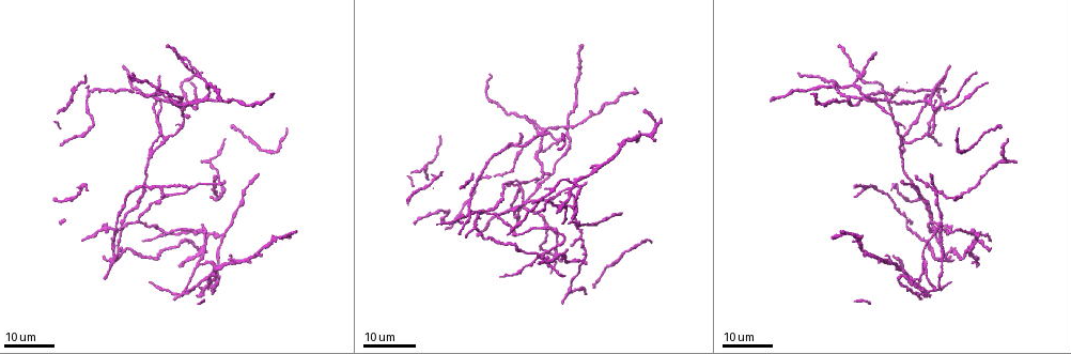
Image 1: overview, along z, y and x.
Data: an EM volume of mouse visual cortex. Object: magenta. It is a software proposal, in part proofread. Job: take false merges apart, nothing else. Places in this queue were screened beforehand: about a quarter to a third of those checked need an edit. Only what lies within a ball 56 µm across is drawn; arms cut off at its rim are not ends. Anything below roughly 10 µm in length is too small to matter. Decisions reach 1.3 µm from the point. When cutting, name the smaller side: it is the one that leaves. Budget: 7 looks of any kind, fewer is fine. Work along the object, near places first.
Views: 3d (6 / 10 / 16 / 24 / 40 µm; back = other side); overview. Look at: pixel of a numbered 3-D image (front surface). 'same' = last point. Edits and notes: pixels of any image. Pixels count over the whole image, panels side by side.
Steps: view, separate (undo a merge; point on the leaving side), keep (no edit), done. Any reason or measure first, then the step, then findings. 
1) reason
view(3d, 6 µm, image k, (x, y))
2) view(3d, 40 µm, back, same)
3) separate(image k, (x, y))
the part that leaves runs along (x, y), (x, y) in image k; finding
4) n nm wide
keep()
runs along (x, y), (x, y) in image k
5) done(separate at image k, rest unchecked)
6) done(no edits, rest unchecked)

a fork
view(3d, 24 µm, image 1, (854, 82))

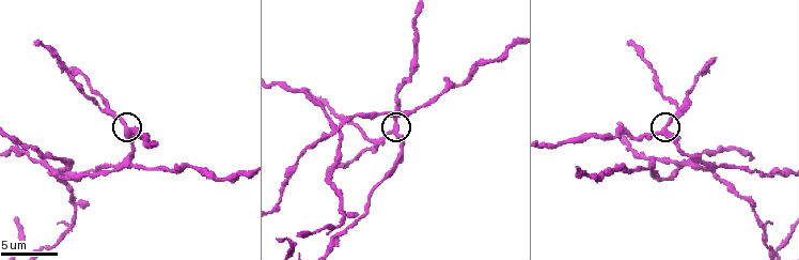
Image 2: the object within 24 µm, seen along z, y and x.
view(3d, 10 µm, image 2, (396, 125))

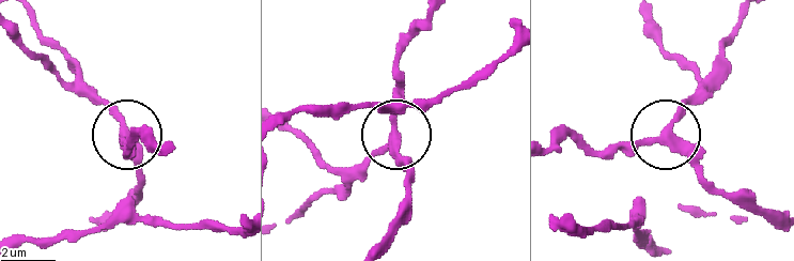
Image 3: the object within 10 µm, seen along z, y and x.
keep()
runs along (776, 219), (707, 184), (668, 136), (673, 122), (712, 83) in image 3; one cell here

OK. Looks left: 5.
three-way junction
view(3d, 10 µm, image 2, (324, 135))

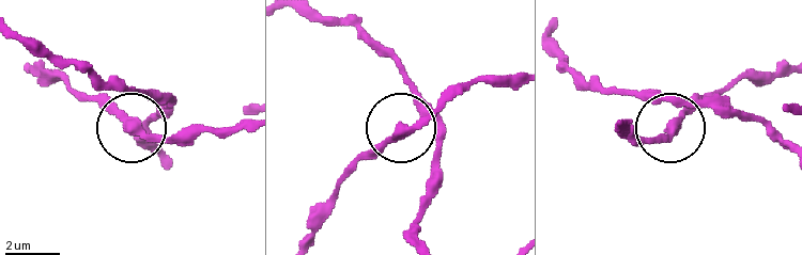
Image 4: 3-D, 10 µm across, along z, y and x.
3 arms
keep()
one cell here

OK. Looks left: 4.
three-way junction
view(3d, 16 µm, image 1, (149, 153))

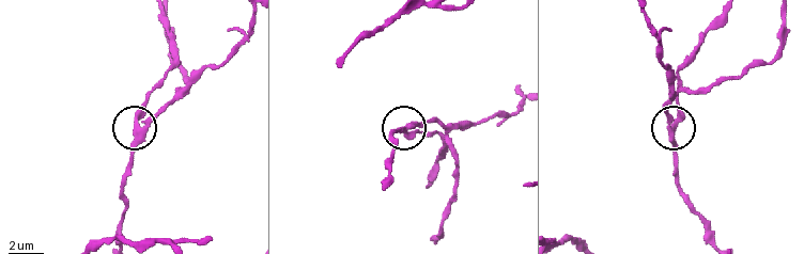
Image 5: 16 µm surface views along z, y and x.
closer look
view(3d, 10 µm, image 5, (677, 124))

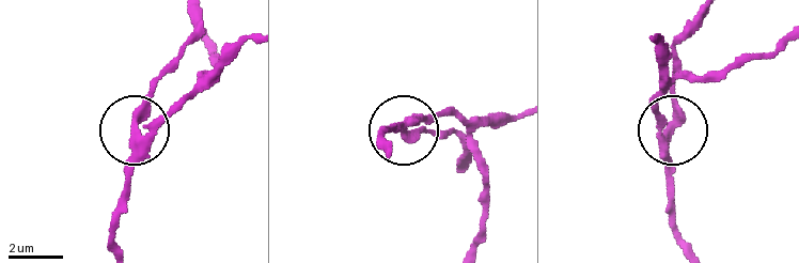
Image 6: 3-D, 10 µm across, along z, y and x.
keep()
runs along (686, 242), (674, 228), (664, 186), (672, 72) in image 6; all the same cell

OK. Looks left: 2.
three arms meet
view(3d, 16 µm, image 1, (201, 262))

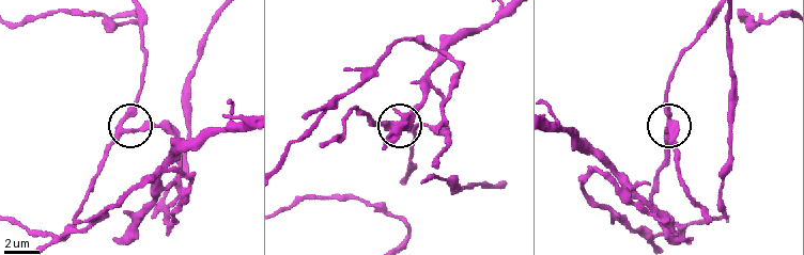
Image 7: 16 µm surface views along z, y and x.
view(3d, 10 µm, image 7, (127, 131))

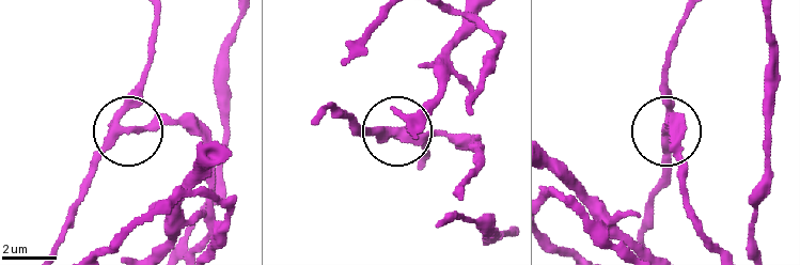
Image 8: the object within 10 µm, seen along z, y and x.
310 nm wide
keep()
all the same cell

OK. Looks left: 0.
done(no edits, rest unchecked)

